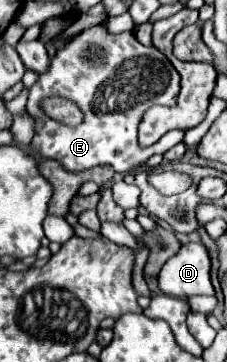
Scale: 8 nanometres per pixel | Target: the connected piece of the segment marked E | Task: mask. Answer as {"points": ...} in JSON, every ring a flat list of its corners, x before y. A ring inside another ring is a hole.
{"points":[[100,24,92,26,84,32,80,32,78,36,74,36,70,42,66,42,64,48,52,58,50,70,40,74,38,82,30,88,26,108,36,118,36,136,32,138,30,148,32,148,32,152,38,152,40,156,58,160,70,172,80,172,80,170,86,170,86,168,92,168,98,164,108,164,116,172,128,172,130,168,138,166,140,162,148,160,155,154,163,155,171,147,182,142,185,131,171,130,151,146,145,148,138,146,138,124,142,120,142,114,154,104,174,106,178,92,180,92,180,76,178,76,176,68,170,64,170,60,164,54,160,54,158,48,142,46,132,32,110,34],[52,96,60,96,60,98,74,102,82,110,84,120,78,126,66,126,62,122,56,122,54,118,50,118,44,112,44,108,40,106,40,102,44,98,52,98]]}

